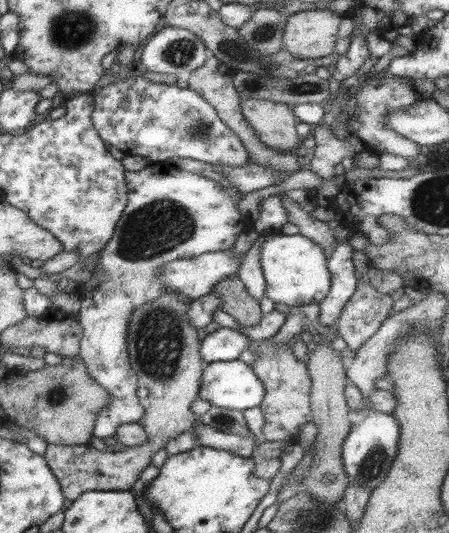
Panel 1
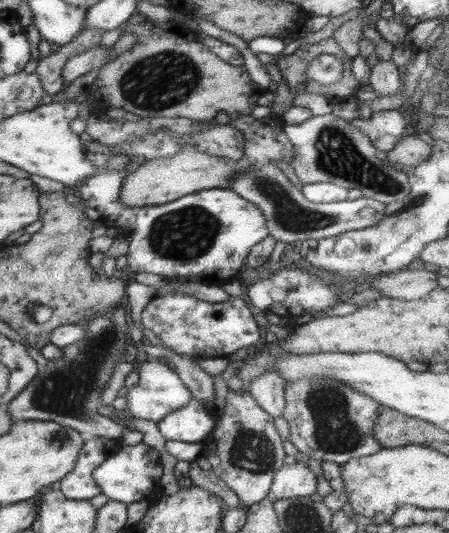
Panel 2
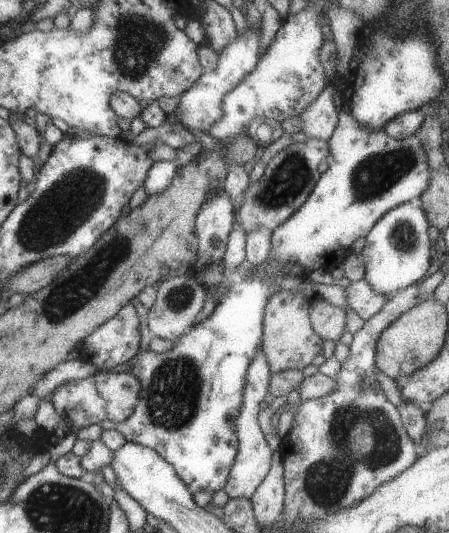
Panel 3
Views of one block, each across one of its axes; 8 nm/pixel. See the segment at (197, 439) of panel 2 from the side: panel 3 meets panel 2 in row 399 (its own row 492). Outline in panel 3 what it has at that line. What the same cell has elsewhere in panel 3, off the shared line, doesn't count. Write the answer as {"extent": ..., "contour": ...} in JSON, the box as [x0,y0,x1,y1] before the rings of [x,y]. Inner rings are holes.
{"extent":[99,259,303,495],"contour":[[[268,259],[259,267],[246,278],[232,280],[214,312],[197,322],[174,344],[172,350],[163,354],[142,351],[133,360],[129,370],[137,377],[141,387],[133,414],[122,423],[103,421],[99,424],[103,431],[116,430],[127,442],[150,447],[159,453],[175,469],[192,495],[203,488],[220,491],[227,484],[239,444],[231,420],[239,416],[247,373],[261,350],[265,309],[269,301],[281,291],[279,277],[299,277],[303,271],[294,259]]]}

